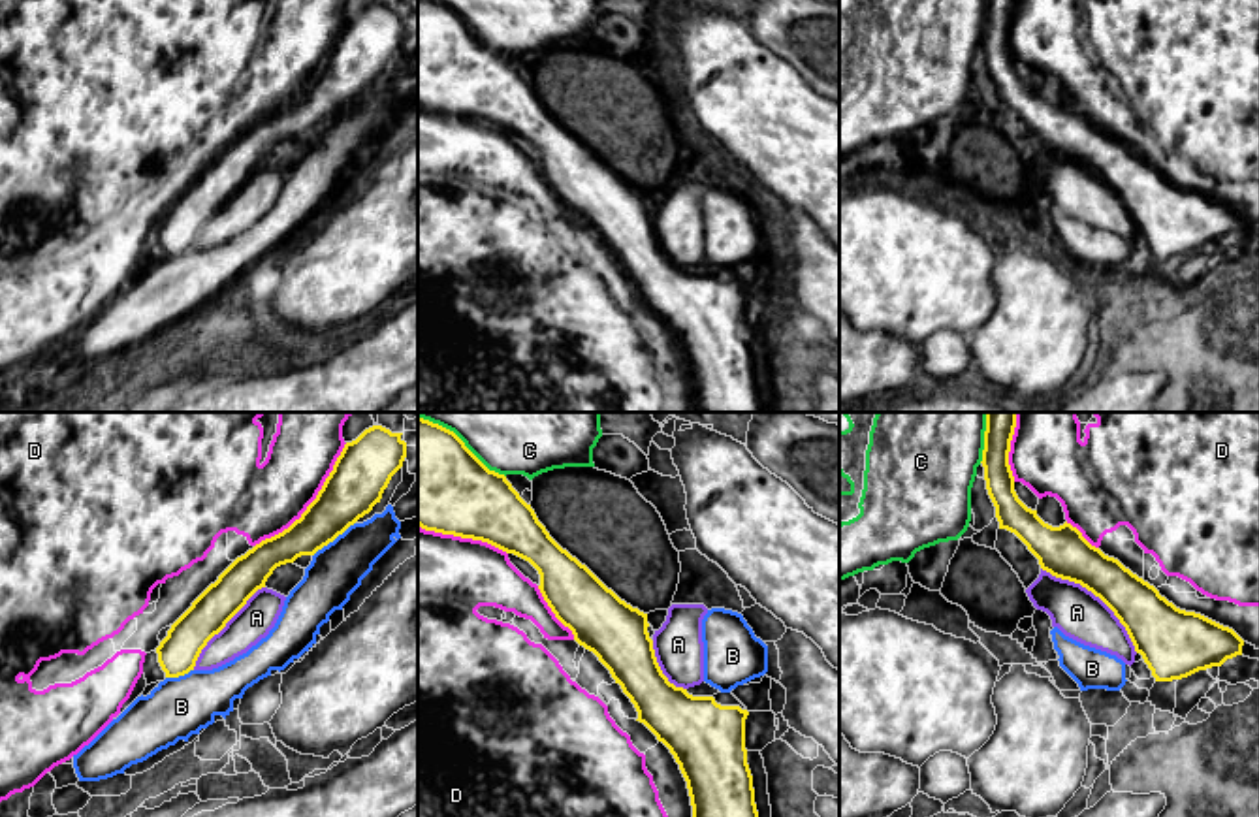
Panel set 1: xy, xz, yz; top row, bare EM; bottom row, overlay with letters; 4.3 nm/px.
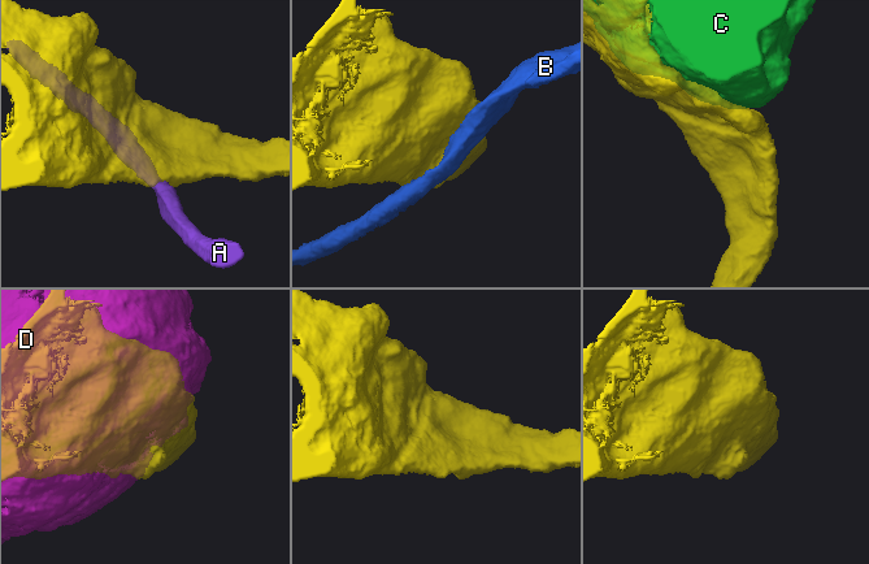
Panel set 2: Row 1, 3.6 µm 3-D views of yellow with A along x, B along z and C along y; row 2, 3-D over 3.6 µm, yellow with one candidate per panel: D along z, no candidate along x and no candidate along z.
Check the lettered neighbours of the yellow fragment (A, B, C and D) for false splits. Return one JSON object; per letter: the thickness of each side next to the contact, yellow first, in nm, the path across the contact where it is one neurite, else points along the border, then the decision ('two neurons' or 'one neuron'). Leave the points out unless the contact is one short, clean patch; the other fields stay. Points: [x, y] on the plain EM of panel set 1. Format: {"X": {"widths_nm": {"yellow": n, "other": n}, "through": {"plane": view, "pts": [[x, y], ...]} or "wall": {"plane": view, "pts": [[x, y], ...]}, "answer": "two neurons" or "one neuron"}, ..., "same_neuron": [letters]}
{"A": {"widths_nm": {"yellow": 220, "other": 220}, "answer": "two neurons"}, "B": {"widths_nm": {"yellow": 240, "other": 220}, "answer": "two neurons"}, "C": {"widths_nm": {"yellow": 440, "other": 220}, "answer": "two neurons"}, "D": {"widths_nm": {"yellow": 240, "other": 320}, "answer": "two neurons"}, "same_neuron": []}

